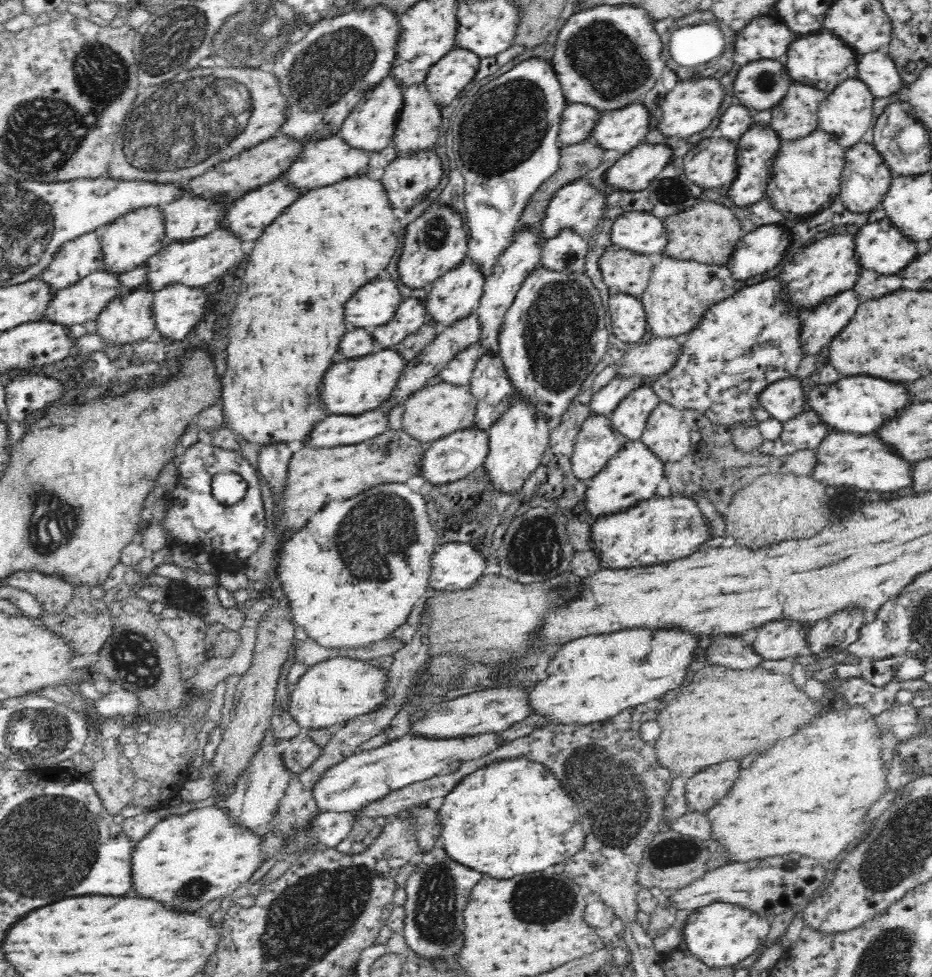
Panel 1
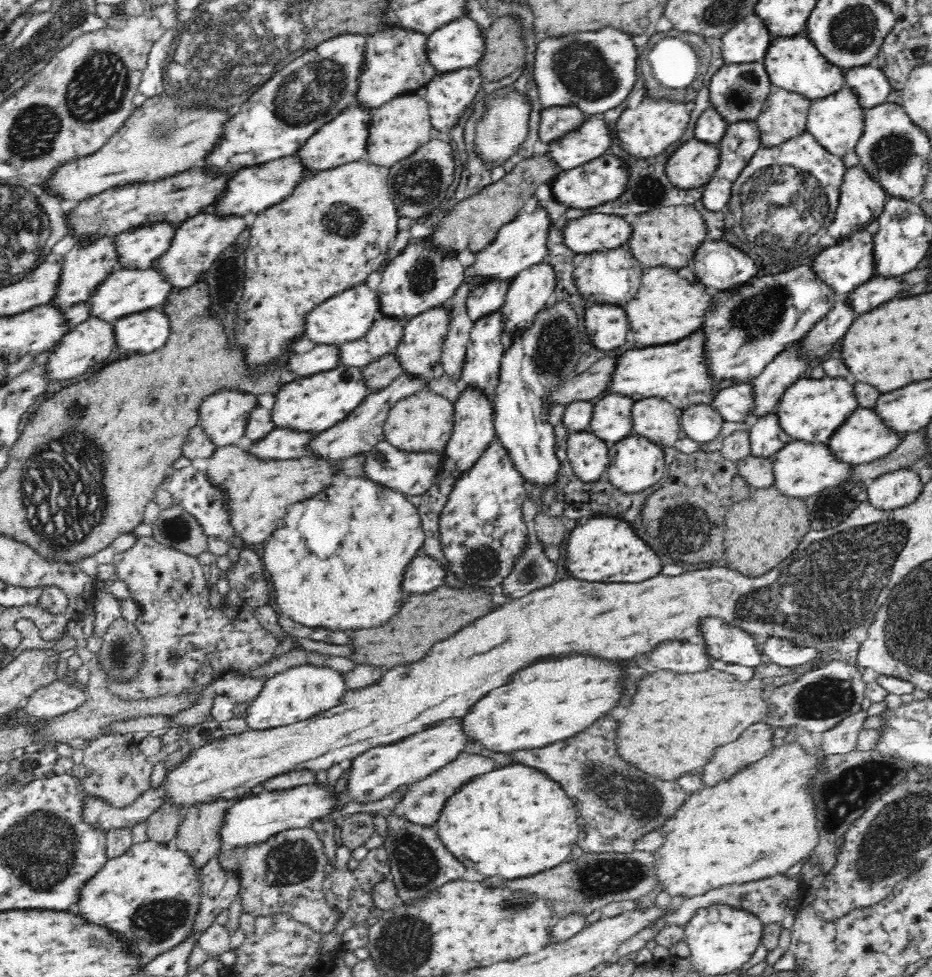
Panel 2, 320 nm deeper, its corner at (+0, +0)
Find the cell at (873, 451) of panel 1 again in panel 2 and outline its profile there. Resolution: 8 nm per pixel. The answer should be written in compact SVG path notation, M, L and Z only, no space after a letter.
M795 440L790 442L786 448L782 448L778 454L771 458L774 462L774 473L776 482L774 487L778 487L784 495L792 495L796 498L806 498L824 490L842 486L852 480L852 463L844 462L832 449L828 443L806 442L805 440Z

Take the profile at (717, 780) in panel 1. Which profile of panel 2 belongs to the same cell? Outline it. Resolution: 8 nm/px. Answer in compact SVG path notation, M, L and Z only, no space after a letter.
M766 721L759 722L752 726L752 730L746 730L746 734L742 734L736 742L720 746L704 770L699 770L704 786L712 788L761 760L775 744L773 736L772 727Z

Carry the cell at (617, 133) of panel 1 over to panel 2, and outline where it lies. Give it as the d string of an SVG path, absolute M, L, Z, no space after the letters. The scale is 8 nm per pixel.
M591 115L586 117L579 129L550 142L547 152L563 170L570 170L608 153L614 142L616 136L608 124L600 116Z

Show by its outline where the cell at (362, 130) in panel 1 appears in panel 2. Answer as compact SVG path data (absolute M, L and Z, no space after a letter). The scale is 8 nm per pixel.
M358 105L344 109L334 120L324 124L314 136L308 138L308 142L298 150L297 155L302 157L302 163L308 170L318 171L362 160L364 156L367 156L370 124L372 124L372 108L370 106Z

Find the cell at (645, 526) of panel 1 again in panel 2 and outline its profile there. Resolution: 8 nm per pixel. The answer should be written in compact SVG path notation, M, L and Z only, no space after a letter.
M614 515L595 516L586 520L586 524L579 522L569 531L562 550L569 576L590 582L642 582L654 578L664 568L658 556L660 551L652 547L652 542L640 537L628 519Z

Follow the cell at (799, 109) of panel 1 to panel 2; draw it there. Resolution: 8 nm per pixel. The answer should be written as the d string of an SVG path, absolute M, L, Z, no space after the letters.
M773 85L770 98L756 120L762 146L780 146L804 134L811 101L796 91Z

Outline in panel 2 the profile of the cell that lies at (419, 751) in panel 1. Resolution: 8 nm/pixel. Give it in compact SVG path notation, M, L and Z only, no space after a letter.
M302 784L288 787L286 790L262 791L260 794L244 798L236 802L224 820L220 830L224 846L239 846L242 849L258 842L266 842L268 838L281 830L292 828L308 828L322 820L324 816L333 814L342 802L342 792L334 794L334 786L328 784Z

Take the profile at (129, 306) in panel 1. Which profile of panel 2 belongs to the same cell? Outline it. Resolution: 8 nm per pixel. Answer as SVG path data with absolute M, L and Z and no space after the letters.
M92 315L80 324L74 326L71 332L66 334L60 343L49 352L47 366L49 367L48 382L50 386L57 384L58 381L72 376L78 376L82 372L86 372L88 368L109 359L110 354L118 350L118 337L114 331L114 325L100 317Z

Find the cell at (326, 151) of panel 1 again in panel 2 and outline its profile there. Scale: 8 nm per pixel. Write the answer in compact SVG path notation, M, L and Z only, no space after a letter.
M296 155L286 156L286 158L277 158L276 160L255 165L254 167L246 167L238 169L230 182L226 192L214 202L207 210L214 213L222 213L222 215L234 214L245 216L248 213L262 212L274 204L280 204L282 198L290 196L294 192L294 188L306 178L306 165L302 163L302 157Z

